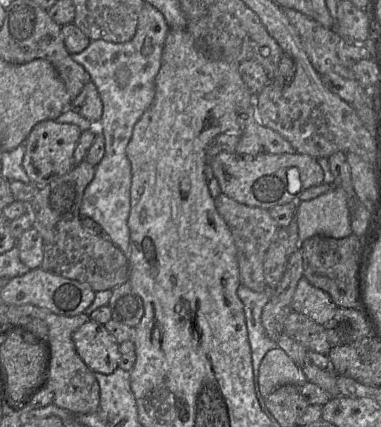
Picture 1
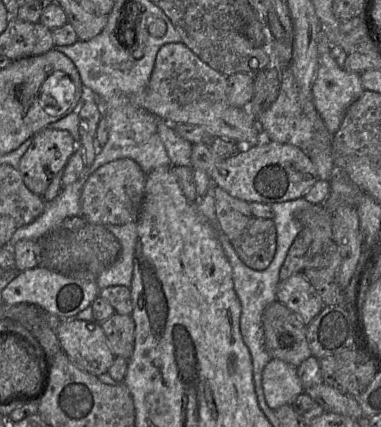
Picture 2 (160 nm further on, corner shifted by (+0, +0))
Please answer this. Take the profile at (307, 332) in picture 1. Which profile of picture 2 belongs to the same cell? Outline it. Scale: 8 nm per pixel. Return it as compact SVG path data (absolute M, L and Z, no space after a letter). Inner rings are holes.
M276 300L263 312L265 349L272 359L279 359L298 368L312 356L306 338L307 326L298 315Z

